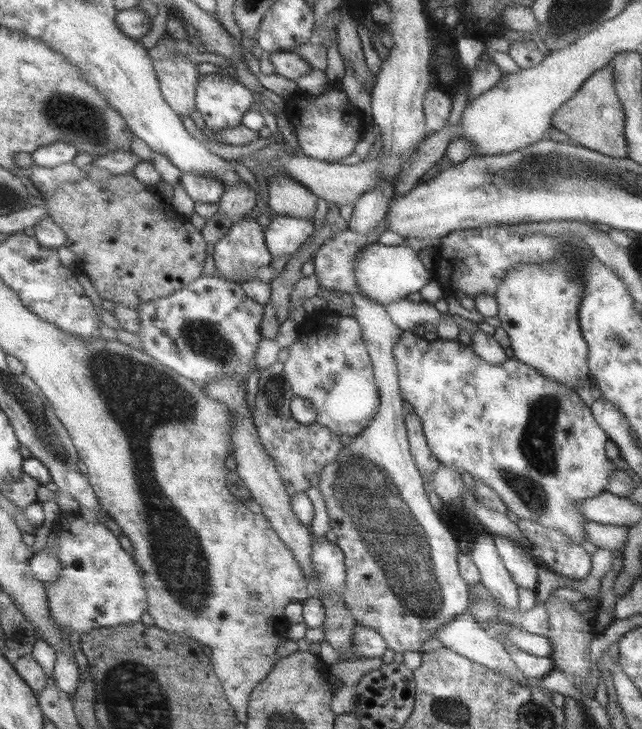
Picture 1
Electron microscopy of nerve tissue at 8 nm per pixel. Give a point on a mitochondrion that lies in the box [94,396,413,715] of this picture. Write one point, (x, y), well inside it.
(121, 675)

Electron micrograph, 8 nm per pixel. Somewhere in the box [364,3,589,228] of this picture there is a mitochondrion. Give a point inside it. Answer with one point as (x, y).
(525, 173)

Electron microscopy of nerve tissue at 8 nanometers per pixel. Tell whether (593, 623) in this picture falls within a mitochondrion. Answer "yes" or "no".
no

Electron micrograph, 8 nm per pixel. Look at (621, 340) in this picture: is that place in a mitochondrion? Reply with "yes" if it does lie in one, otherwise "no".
yes

